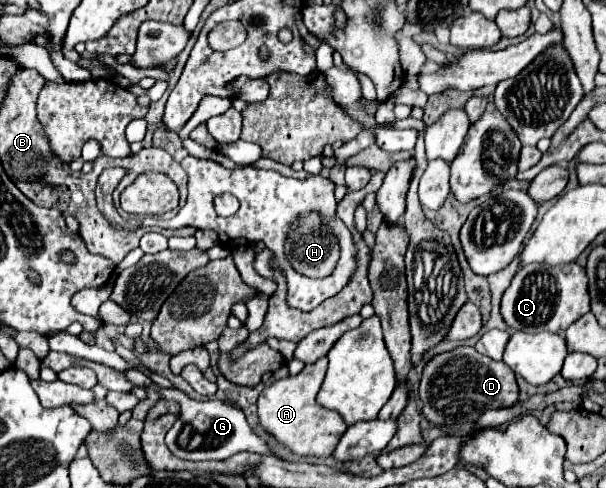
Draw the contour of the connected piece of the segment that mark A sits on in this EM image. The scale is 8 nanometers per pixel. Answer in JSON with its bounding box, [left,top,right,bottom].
[259,357,347,456]

